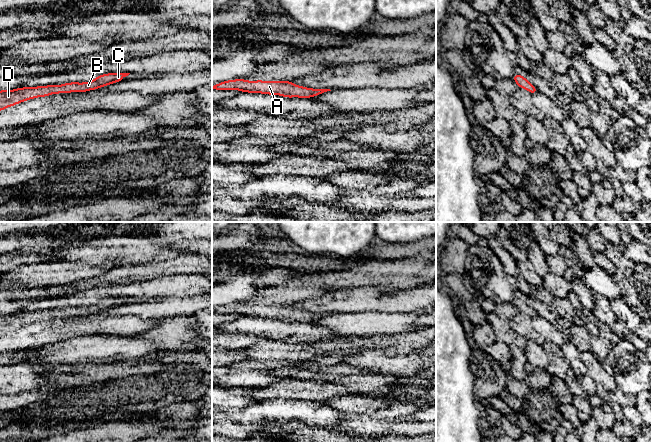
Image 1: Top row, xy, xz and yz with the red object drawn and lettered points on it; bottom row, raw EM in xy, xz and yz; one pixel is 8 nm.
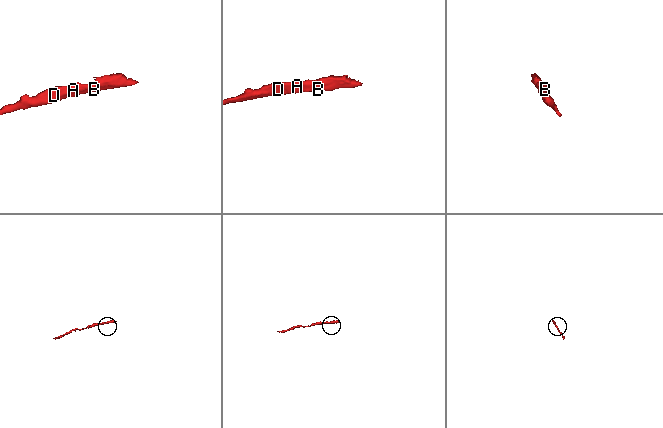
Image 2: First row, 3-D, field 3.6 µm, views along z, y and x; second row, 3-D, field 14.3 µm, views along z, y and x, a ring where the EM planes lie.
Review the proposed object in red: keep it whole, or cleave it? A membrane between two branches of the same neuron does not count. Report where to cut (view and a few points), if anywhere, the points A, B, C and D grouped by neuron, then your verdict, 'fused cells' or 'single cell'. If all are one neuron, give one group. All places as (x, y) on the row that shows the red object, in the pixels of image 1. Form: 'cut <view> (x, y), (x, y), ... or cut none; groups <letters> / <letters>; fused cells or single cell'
cut none; groups A B C D; single cell

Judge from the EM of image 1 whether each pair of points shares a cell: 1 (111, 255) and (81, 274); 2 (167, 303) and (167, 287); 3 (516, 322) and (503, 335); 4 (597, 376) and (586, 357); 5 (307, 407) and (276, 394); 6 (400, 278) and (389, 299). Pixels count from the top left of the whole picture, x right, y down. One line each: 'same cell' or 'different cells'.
1: different cells
2: different cells
3: different cells
4: same cell
5: different cells
6: different cells

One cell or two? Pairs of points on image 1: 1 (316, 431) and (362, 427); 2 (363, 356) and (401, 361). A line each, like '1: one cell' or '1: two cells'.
1: two cells
2: one cell

